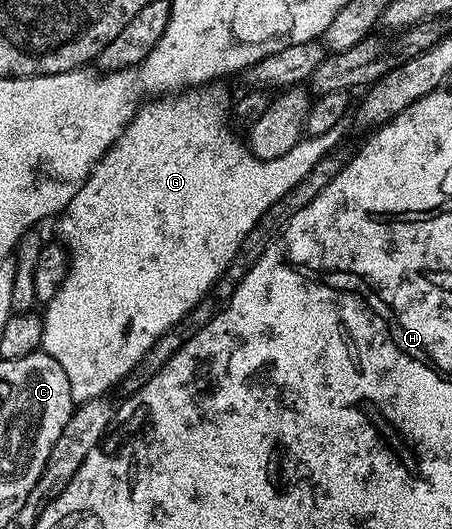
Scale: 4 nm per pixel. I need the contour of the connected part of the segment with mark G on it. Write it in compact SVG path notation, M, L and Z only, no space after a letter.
M202 86L197 90L167 94L143 103L118 140L102 155L102 159L90 172L84 186L80 186L72 202L68 202L68 206L62 209L57 217L59 236L57 239L68 253L70 268L66 271L66 277L58 293L45 305L46 312L44 311L42 316L41 351L48 353L56 362L60 362L60 370L64 370L64 374L68 376L68 386L72 390L75 405L83 404L86 400L94 400L97 396L106 396L113 384L114 387L121 385L122 379L149 354L154 343L169 328L176 327L180 321L186 319L200 301L211 295L214 284L232 262L236 250L240 250L240 242L248 238L248 230L252 230L252 226L260 222L262 215L276 202L280 202L280 198L284 198L284 194L288 194L288 190L292 190L292 186L296 186L296 182L300 182L300 178L304 178L304 174L308 174L308 170L312 170L312 166L320 162L320 158L331 155L346 132L347 125L341 122L324 131L324 134L299 140L297 146L280 158L261 160L254 156L243 141L242 144L238 141L239 133L228 123L228 104L225 104L212 89L210 86Z

